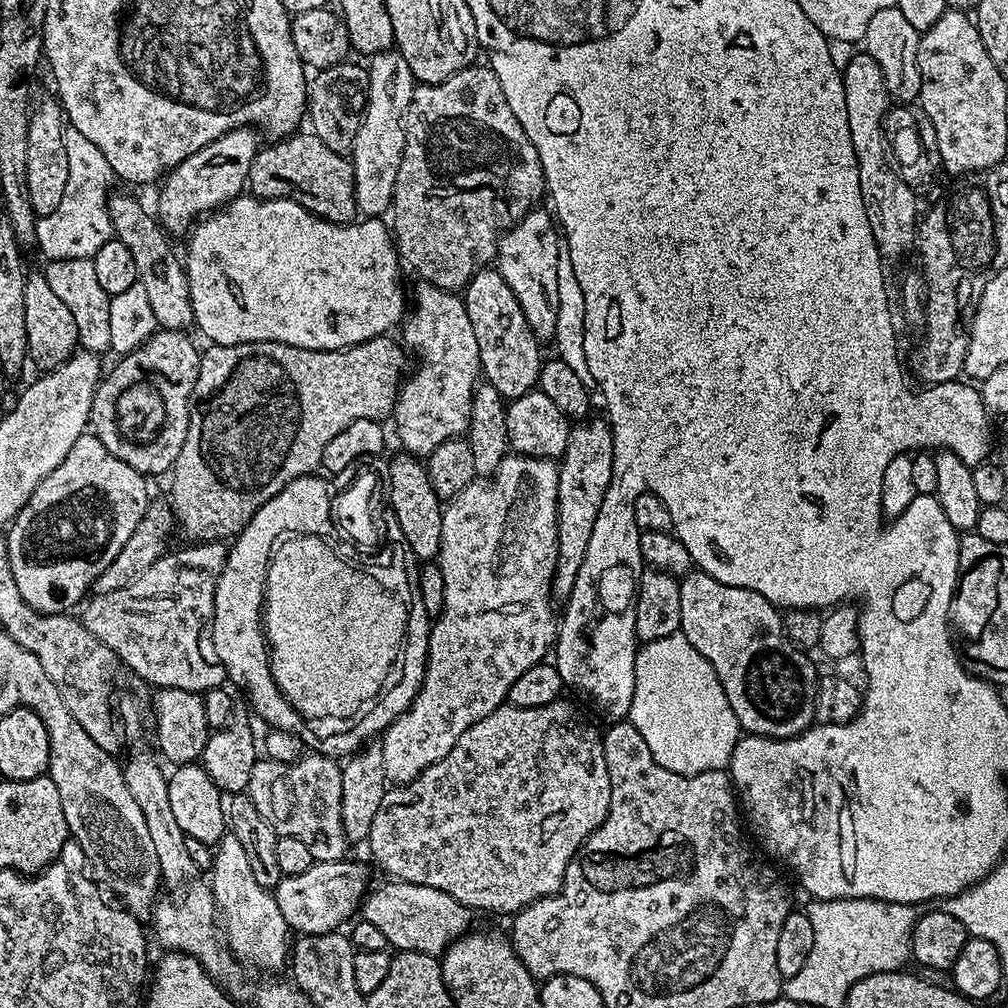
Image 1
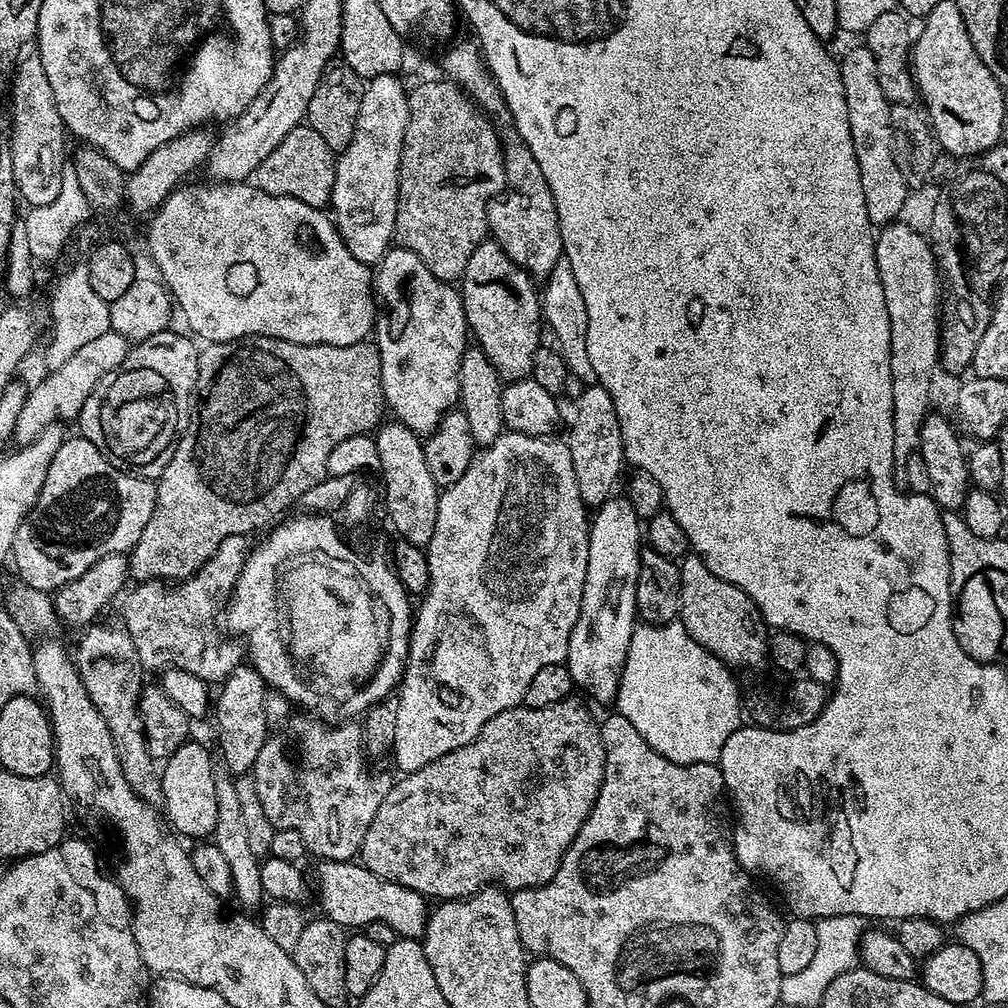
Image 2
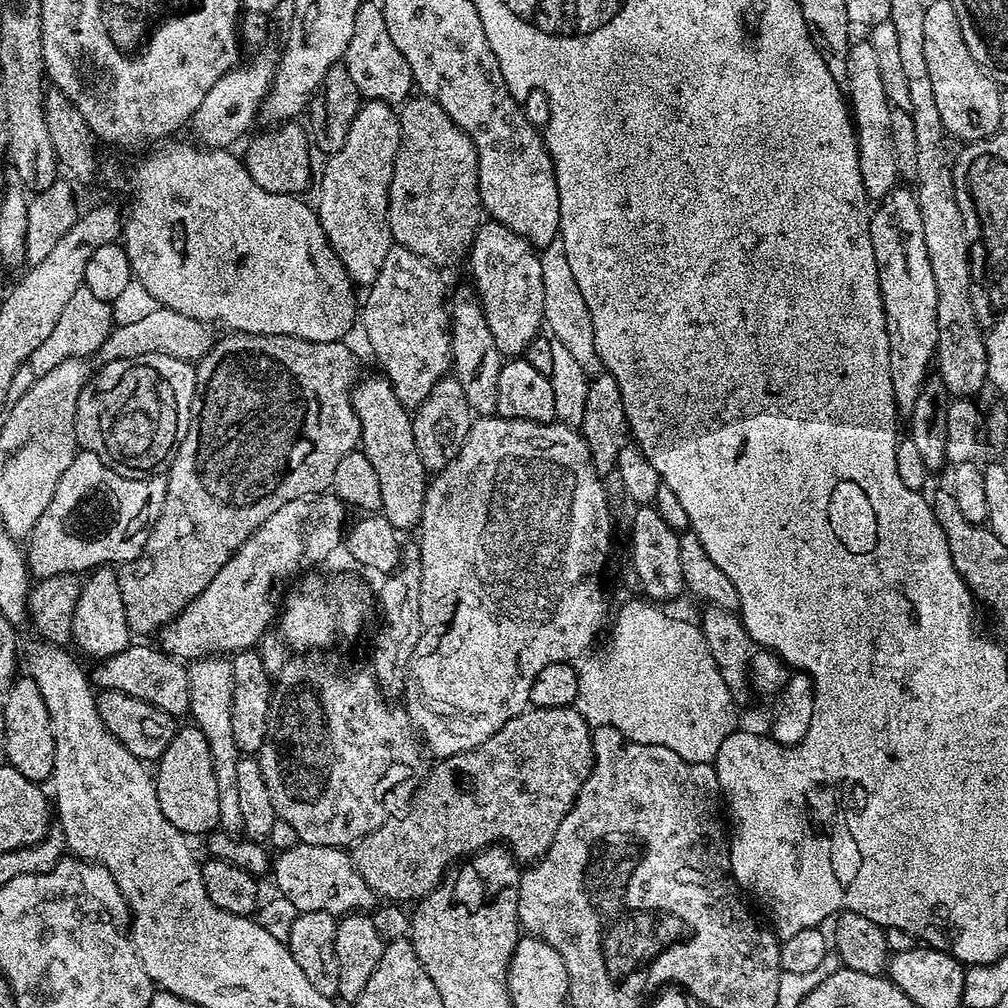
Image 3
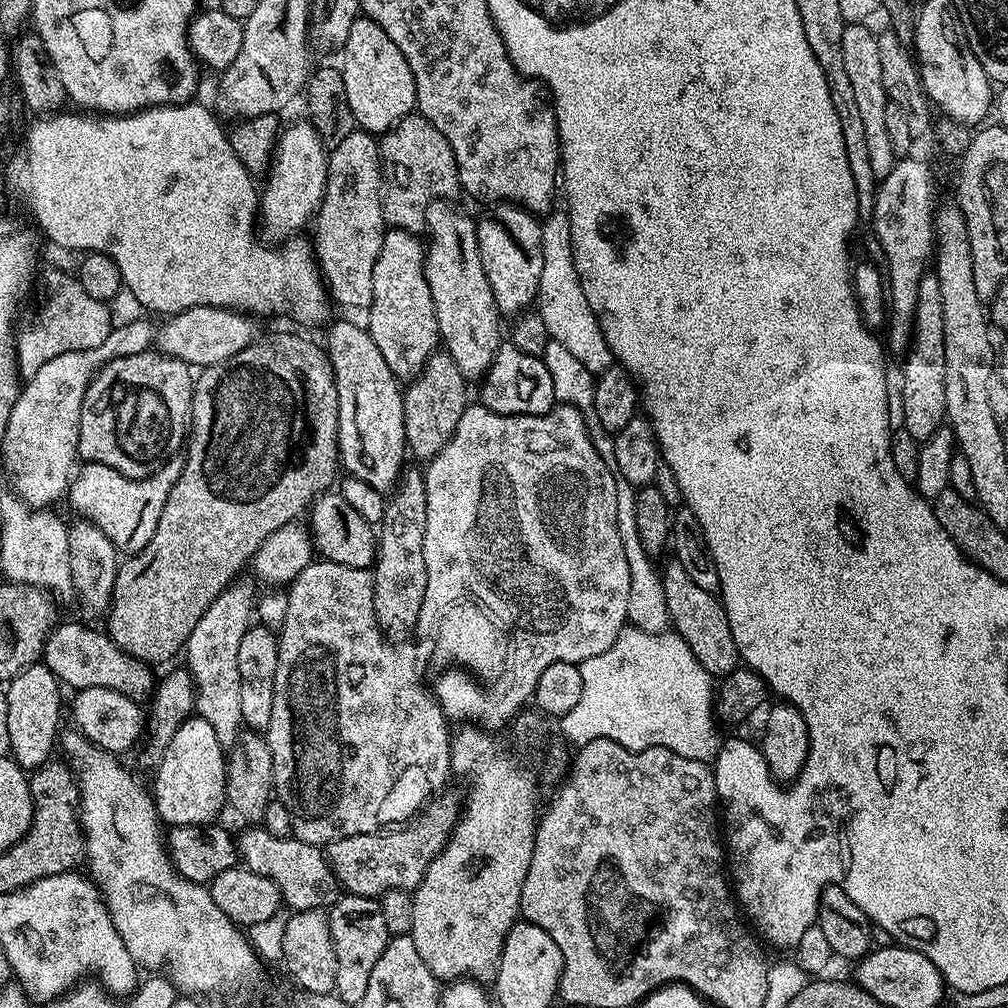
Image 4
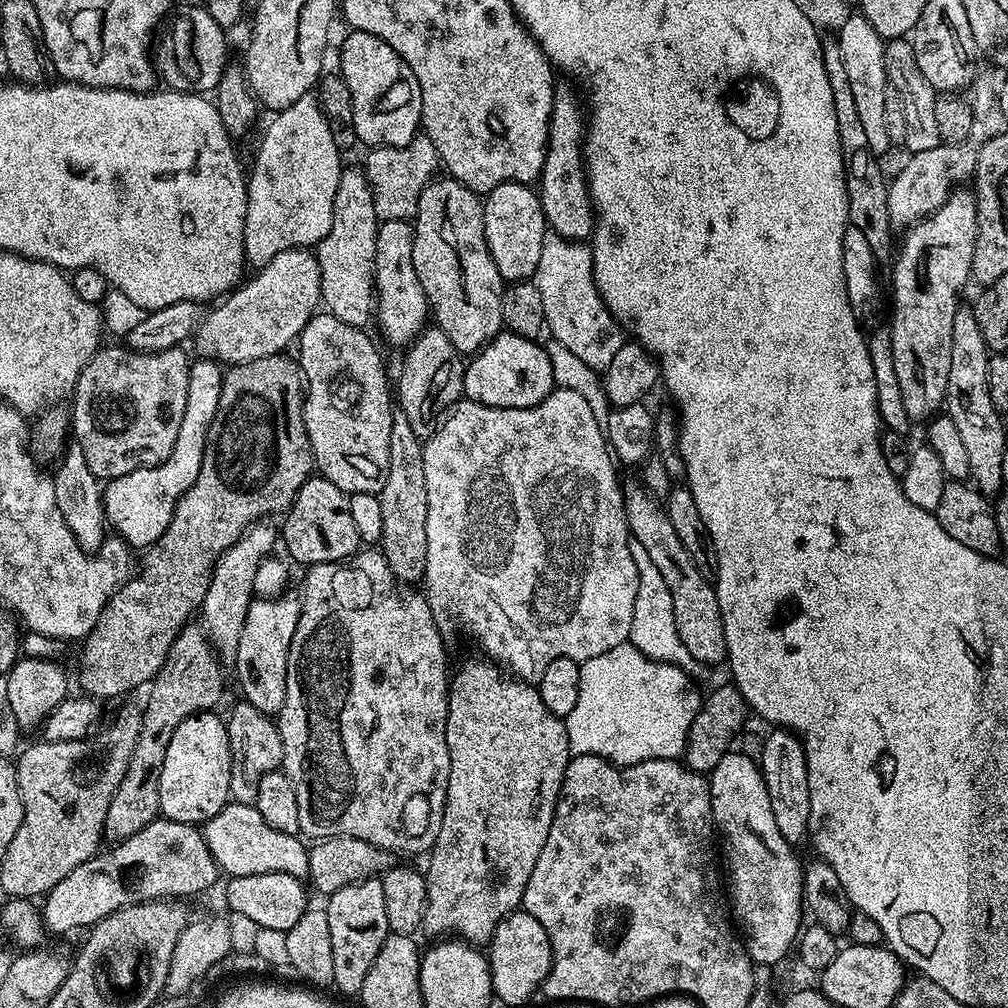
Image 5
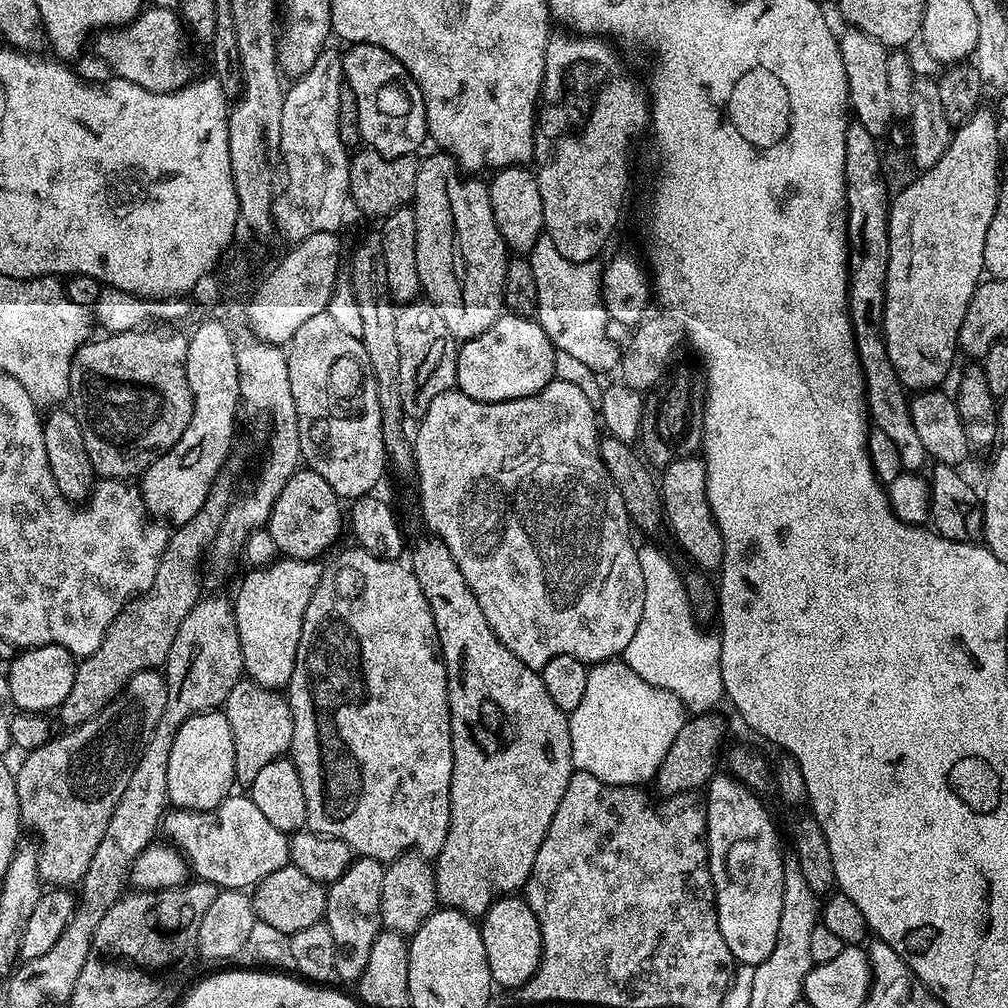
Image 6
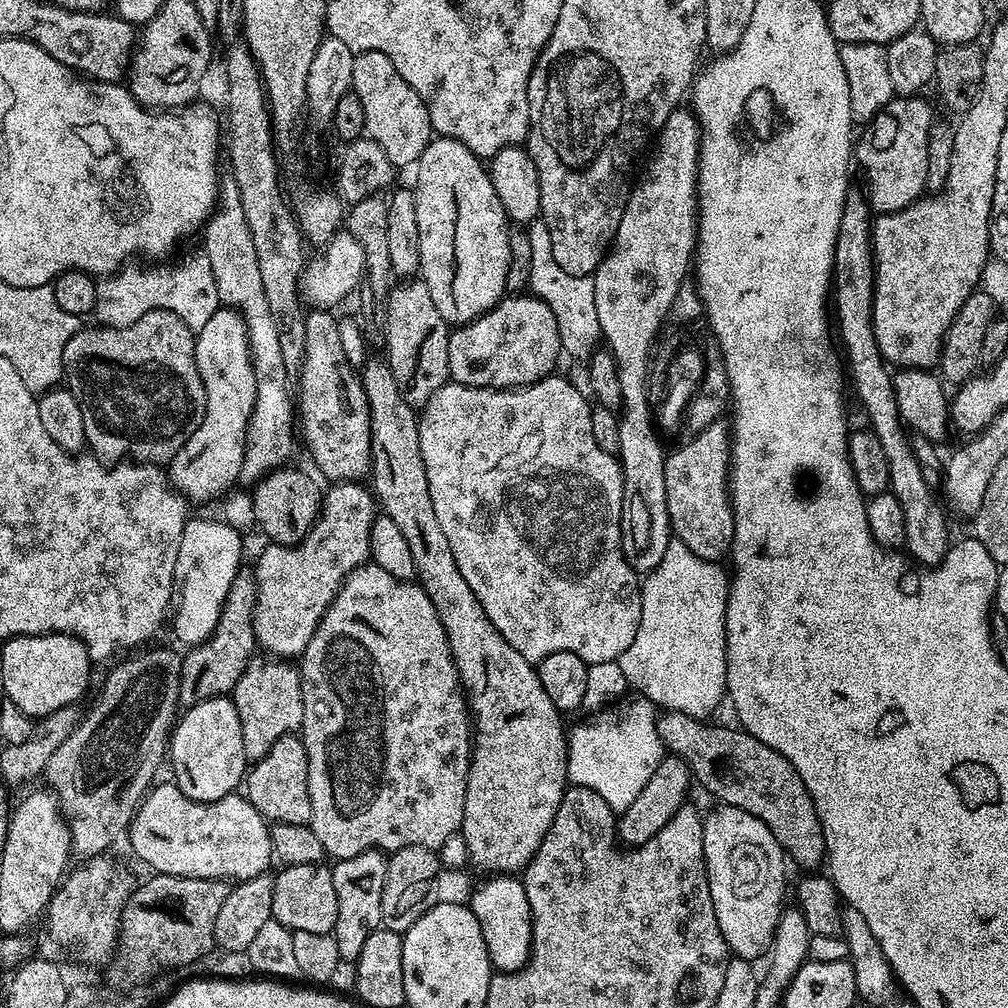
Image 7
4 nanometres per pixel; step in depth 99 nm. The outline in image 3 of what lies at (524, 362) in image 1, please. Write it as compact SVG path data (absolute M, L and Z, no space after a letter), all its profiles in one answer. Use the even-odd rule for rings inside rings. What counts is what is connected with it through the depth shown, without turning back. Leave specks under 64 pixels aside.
M489 219L481 223L472 240L466 257L467 264L472 271L472 284L476 287L474 295L480 301L482 314L486 314L490 335L501 356L523 357L534 337L541 335L544 324L540 252L526 242L526 238L514 234L514 230Z

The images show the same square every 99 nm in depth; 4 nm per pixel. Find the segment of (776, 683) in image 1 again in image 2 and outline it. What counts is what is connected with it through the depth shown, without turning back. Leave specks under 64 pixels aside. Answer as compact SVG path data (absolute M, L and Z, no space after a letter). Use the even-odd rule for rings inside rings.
M698 555L683 557L679 565L682 598L678 620L690 638L733 670L756 668L765 663L768 660L770 629L756 603L738 586L718 578L718 574L714 574Z

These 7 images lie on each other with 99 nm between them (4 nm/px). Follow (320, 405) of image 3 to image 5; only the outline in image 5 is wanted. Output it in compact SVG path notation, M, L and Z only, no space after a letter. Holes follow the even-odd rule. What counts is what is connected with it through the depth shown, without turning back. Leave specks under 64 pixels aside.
M288 354L258 358L257 360L246 362L245 364L229 367L227 371L225 371L222 390L218 398L218 410L214 414L214 422L210 426L208 441L204 447L202 470L198 470L198 478L194 482L194 486L190 486L190 490L186 490L186 494L182 494L182 498L176 503L176 509L170 518L170 526L166 526L162 538L158 538L155 542L148 545L146 551L143 553L143 556L145 555L144 565L141 566L140 573L138 573L138 568L135 575L125 580L124 583L120 585L119 590L108 599L106 606L102 610L102 614L98 618L98 622L94 626L94 630L90 630L90 634L83 641L82 647L84 647L84 653L80 656L79 688L79 691L83 693L83 695L91 696L101 702L107 702L107 700L114 699L115 696L124 696L127 692L134 691L135 688L142 687L141 689L143 689L145 685L155 680L156 675L162 670L165 658L170 654L174 638L179 634L181 628L189 623L188 615L190 615L195 608L197 611L197 609L203 605L204 599L206 598L206 590L212 581L212 571L216 569L216 563L221 554L230 546L234 546L234 542L238 542L238 538L246 529L257 524L260 520L275 517L275 512L277 512L277 514L283 513L291 506L292 499L296 497L302 485L308 481L310 473L314 468L312 447L308 441L308 435L306 434L306 426L304 425L302 415L303 410L304 402L302 399L300 366L293 357L291 360Z

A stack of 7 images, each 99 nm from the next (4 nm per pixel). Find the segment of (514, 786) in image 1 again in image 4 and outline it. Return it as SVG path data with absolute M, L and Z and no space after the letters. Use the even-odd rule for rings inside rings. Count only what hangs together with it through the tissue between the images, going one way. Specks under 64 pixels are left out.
M445 794L433 795L432 799L424 805L422 811L411 822L403 825L393 827L391 830L381 830L378 832L371 832L370 834L354 834L353 836L347 836L346 838L338 838L333 844L327 845L326 855L328 857L328 864L332 867L332 873L335 874L337 882L340 884L341 889L347 895L350 896L374 896L381 897L385 892L390 890L402 890L403 892L412 892L420 885L422 878L426 874L426 870L430 866L430 862L434 859L438 853L444 849L446 842L451 838L452 832L456 828L456 823L460 821L460 814L462 811L462 804L459 799L455 800L452 796L444 796Z

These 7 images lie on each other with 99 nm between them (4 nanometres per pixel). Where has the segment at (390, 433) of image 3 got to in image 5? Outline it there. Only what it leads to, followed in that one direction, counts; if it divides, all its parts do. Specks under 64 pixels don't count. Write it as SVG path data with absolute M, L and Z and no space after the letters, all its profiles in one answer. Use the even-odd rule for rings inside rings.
M321 311L319 314L312 316L310 322L306 322L306 326L300 331L298 337L298 345L300 344L300 356L298 355L298 363L300 366L300 374L302 384L306 391L303 393L304 402L303 418L306 426L306 434L308 441L312 447L312 458L314 468L324 479L334 482L334 486L338 486L343 492L375 492L379 494L382 486L386 486L386 470L390 466L390 428L392 426L392 409L394 407L394 392L388 389L388 376L384 373L384 360L380 357L380 352L376 349L376 344L367 336L364 328L355 328L346 322L342 322L338 318L334 318L328 311Z

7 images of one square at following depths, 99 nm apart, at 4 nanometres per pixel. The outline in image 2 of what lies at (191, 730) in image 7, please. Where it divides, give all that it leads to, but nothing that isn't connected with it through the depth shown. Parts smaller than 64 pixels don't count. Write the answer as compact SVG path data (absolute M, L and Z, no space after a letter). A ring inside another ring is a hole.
M185 742L182 746L178 746L178 750L174 750L172 757L163 761L160 774L164 795L162 812L167 823L181 837L208 838L214 830L214 822L218 822L218 798L214 798L216 772L214 767L212 768L211 754L202 745L192 743Z

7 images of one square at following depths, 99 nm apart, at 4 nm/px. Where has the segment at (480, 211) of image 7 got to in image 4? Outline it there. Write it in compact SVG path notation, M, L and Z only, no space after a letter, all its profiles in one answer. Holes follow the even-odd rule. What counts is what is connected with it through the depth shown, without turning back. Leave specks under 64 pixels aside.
M434 200L426 210L424 222L424 273L430 286L430 298L434 298L434 314L438 314L438 330L443 347L448 356L454 358L454 366L462 370L465 382L483 381L502 343L502 317L494 302L490 282L486 282L486 270L482 270L476 220L468 217L462 209L455 208L448 200Z

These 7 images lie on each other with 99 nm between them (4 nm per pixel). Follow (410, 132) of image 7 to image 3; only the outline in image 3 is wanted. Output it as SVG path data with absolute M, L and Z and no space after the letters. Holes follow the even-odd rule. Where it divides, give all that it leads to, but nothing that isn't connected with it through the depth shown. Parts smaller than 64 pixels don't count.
M361 3L358 18L354 18L354 34L342 63L350 70L350 78L354 78L354 86L365 101L384 100L390 105L400 106L409 99L413 91L412 71L406 58L402 58L402 53L398 51L398 46L394 46L390 39L390 30L386 30L384 21L384 10L379 3Z

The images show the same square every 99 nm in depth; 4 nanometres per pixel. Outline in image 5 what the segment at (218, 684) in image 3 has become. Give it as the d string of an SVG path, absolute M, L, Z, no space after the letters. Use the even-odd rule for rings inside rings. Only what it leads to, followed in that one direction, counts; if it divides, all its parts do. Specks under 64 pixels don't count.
M265 518L246 529L238 538L238 542L234 542L234 546L230 546L221 554L216 569L212 571L212 581L206 590L206 598L202 605L202 627L221 661L235 661L238 638L242 638L242 626L246 622L248 607L254 599L254 576L259 564L265 557L273 555L272 547L275 544L277 547L278 544L278 528L272 523L271 519Z

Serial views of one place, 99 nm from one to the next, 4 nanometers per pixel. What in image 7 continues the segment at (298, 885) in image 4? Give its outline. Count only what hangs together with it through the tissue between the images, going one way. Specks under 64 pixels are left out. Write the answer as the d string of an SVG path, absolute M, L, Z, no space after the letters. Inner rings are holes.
M174 782L167 783L157 783L145 795L126 833L127 839L132 839L132 848L136 851L137 858L142 863L149 864L153 868L151 869L153 873L161 876L239 882L265 875L269 871L268 864L273 863L268 833L270 824L262 814L258 814L258 810L254 810L247 795L233 794L221 800L203 804L186 798L186 794L182 794Z

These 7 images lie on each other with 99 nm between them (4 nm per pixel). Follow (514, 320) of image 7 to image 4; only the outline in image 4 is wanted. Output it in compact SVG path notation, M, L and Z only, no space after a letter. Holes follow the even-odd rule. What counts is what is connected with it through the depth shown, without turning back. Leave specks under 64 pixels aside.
M510 342L501 343L479 388L479 403L503 416L541 416L557 405L553 379L543 359L518 350Z

